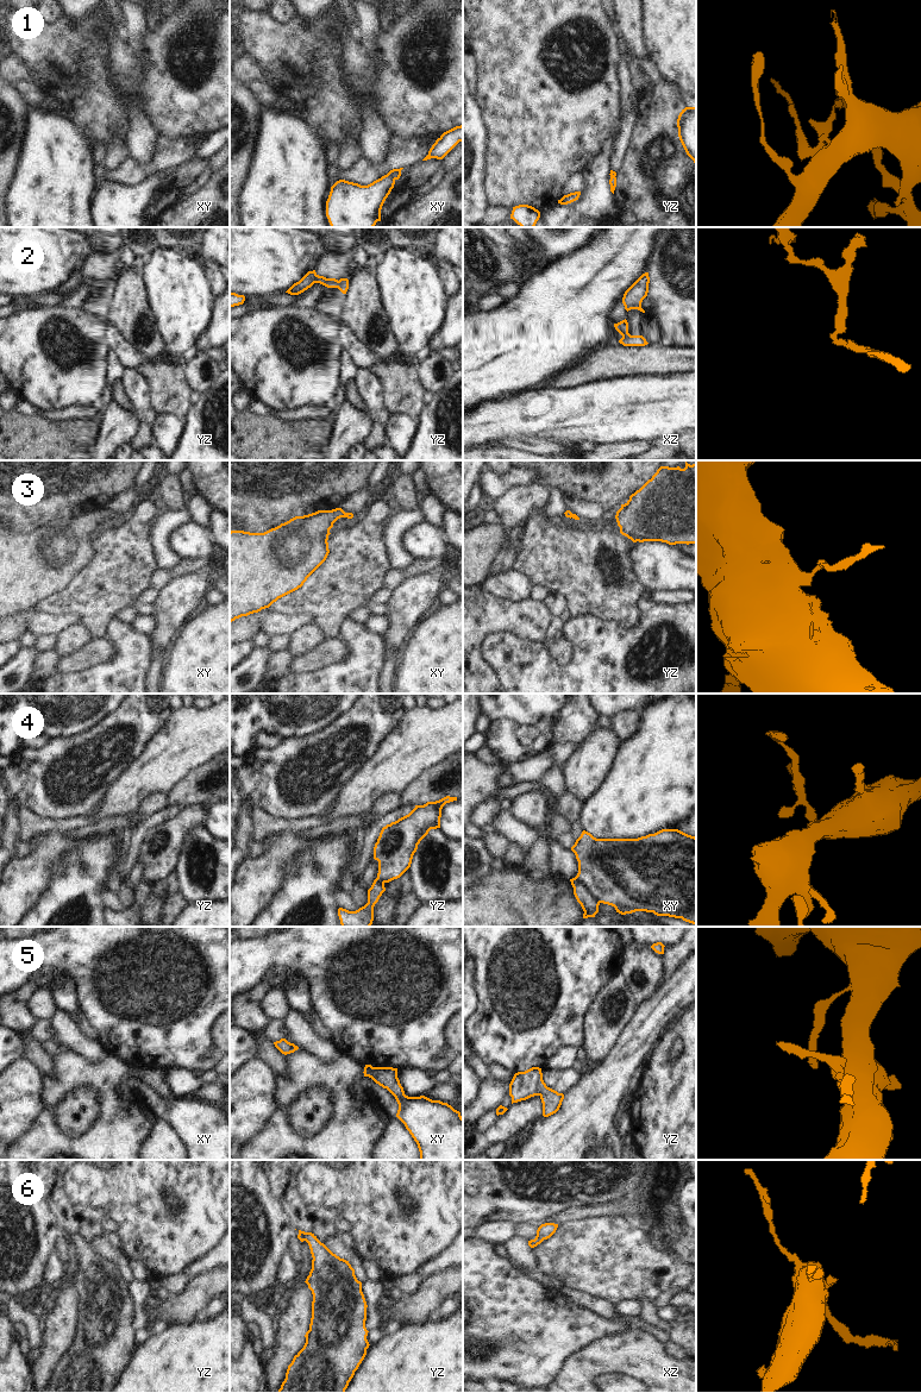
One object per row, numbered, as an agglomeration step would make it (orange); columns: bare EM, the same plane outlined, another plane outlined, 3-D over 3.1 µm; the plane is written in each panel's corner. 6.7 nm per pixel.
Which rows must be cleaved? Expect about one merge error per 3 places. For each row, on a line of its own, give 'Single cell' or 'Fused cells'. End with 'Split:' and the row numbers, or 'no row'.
1: Single cell
2: Fused cells
3: Single cell
4: Fused cells
5: Single cell
6: Single cell
Split: 2, 4.

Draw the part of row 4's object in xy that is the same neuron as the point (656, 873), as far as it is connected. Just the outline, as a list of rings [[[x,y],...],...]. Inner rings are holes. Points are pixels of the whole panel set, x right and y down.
[[[662,829],[654,834],[649,834],[638,839],[596,839],[590,833],[583,830],[581,836],[571,847],[578,861],[578,873],[576,878],[590,891],[590,893],[603,904],[615,908],[621,915],[635,911],[653,912],[657,916],[669,916],[682,918],[685,922],[696,924],[696,837],[678,829]]]

